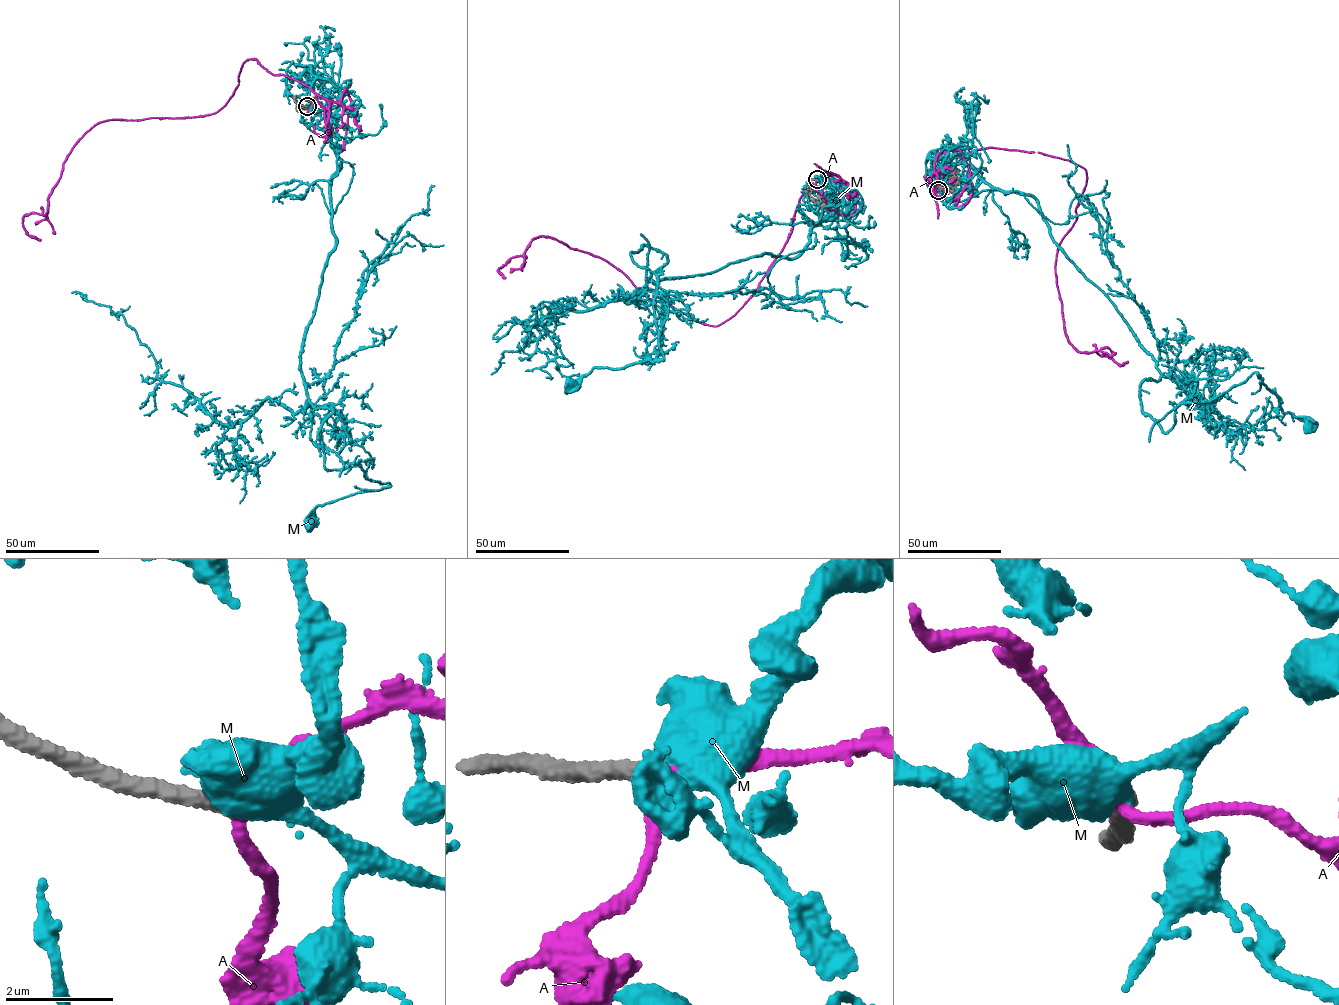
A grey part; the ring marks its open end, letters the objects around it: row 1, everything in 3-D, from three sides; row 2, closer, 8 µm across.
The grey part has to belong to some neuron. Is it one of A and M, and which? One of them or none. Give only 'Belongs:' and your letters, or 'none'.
Belongs: M

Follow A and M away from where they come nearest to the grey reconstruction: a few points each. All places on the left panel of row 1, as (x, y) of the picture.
A: (307, 107), (318, 102), (308, 87), (252, 58), (213, 113), (95, 125), (48, 211), (24, 217), (40, 240)
M: (307, 106), (314, 80), (338, 90), (306, 393), (333, 409), (327, 470), (390, 484), (310, 526)

